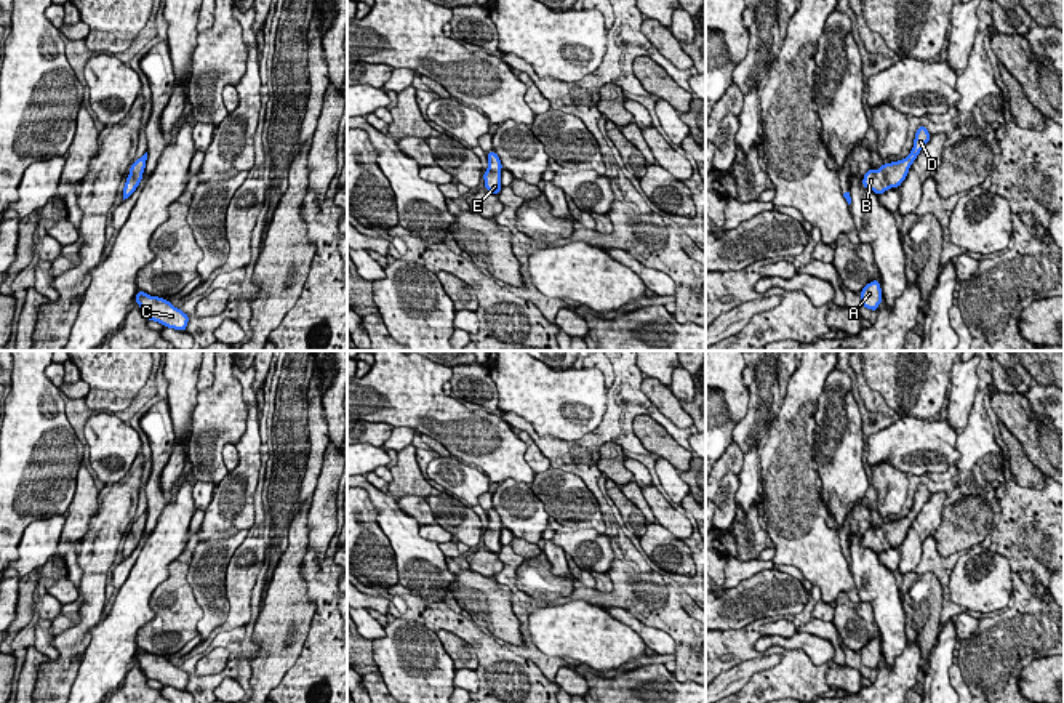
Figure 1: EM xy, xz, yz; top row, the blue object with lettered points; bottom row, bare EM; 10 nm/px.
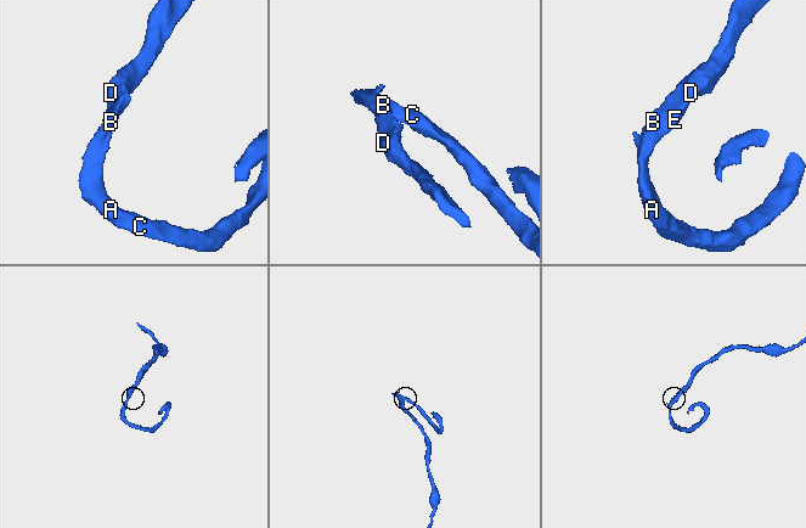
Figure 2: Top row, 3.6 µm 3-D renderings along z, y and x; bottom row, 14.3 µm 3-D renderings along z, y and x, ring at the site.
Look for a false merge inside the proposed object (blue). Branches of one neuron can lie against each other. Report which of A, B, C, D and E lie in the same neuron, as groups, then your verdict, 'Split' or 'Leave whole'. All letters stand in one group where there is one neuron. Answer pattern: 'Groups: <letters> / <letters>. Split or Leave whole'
Groups: A B C D E. Leave whole

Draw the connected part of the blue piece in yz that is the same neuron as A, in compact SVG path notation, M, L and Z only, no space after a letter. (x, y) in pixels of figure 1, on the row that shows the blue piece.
M872 280L869 282L862 290L861 290L861 304L862 307L867 307L870 311L878 311L878 304L883 301L882 296L882 288L880 288L880 280Z

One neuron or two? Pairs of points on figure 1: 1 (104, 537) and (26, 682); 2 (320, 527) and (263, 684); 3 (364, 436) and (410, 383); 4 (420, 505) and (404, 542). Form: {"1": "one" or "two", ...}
{"1": "two", "2": "two", "3": "two", "4": "two"}

